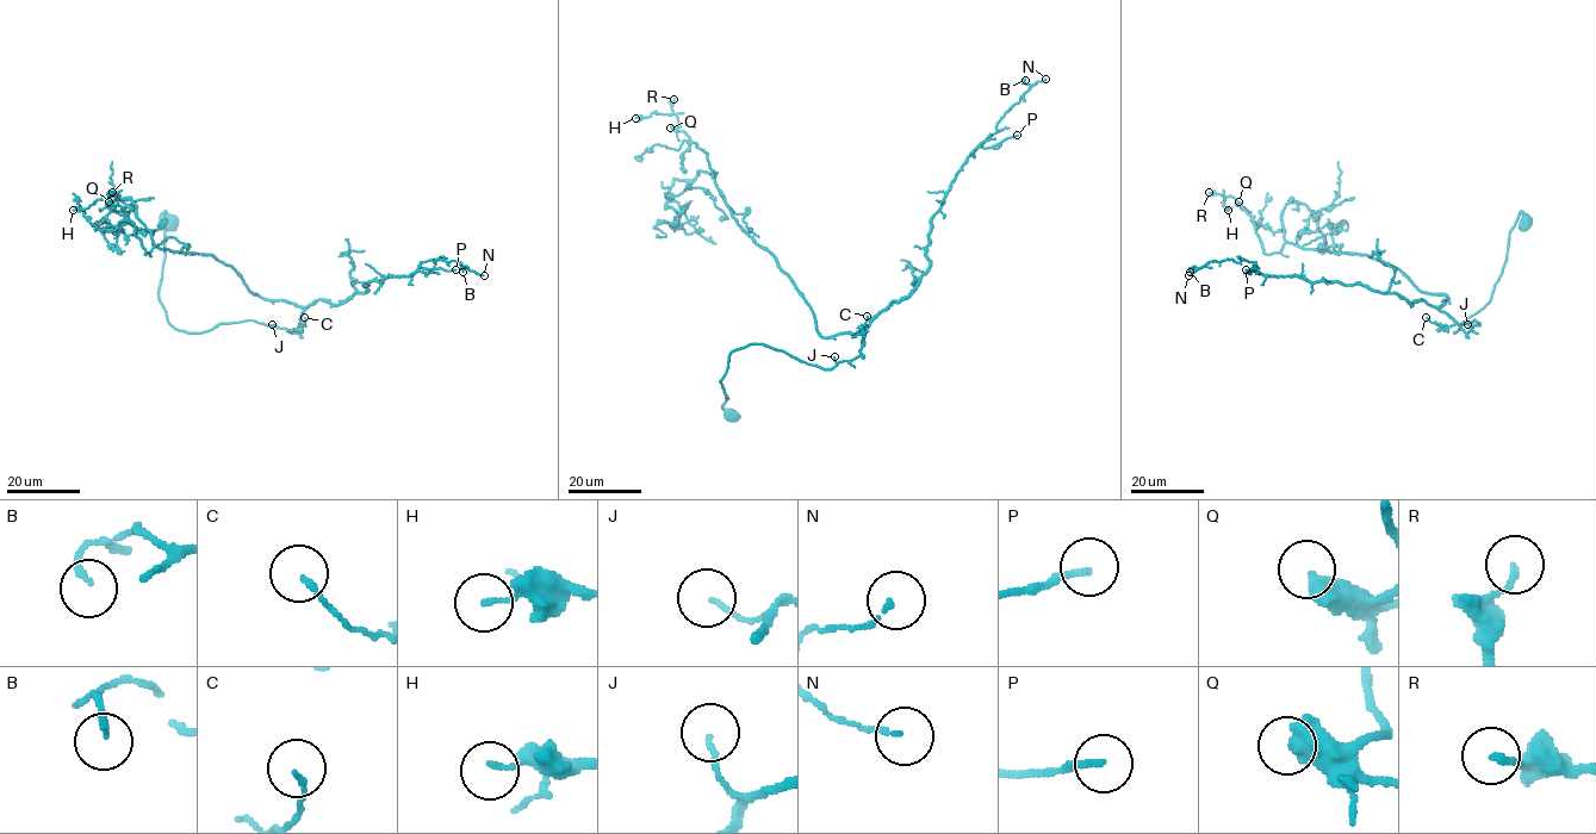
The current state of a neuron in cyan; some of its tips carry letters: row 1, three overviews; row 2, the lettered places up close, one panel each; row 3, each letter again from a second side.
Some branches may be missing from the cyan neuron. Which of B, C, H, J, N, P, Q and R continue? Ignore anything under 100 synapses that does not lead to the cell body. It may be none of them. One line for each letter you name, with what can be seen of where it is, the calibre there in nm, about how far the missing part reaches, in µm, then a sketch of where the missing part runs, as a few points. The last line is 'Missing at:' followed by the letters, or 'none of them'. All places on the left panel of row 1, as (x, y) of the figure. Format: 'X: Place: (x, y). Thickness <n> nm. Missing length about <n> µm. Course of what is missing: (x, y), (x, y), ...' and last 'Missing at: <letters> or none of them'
Missing at: none of them

